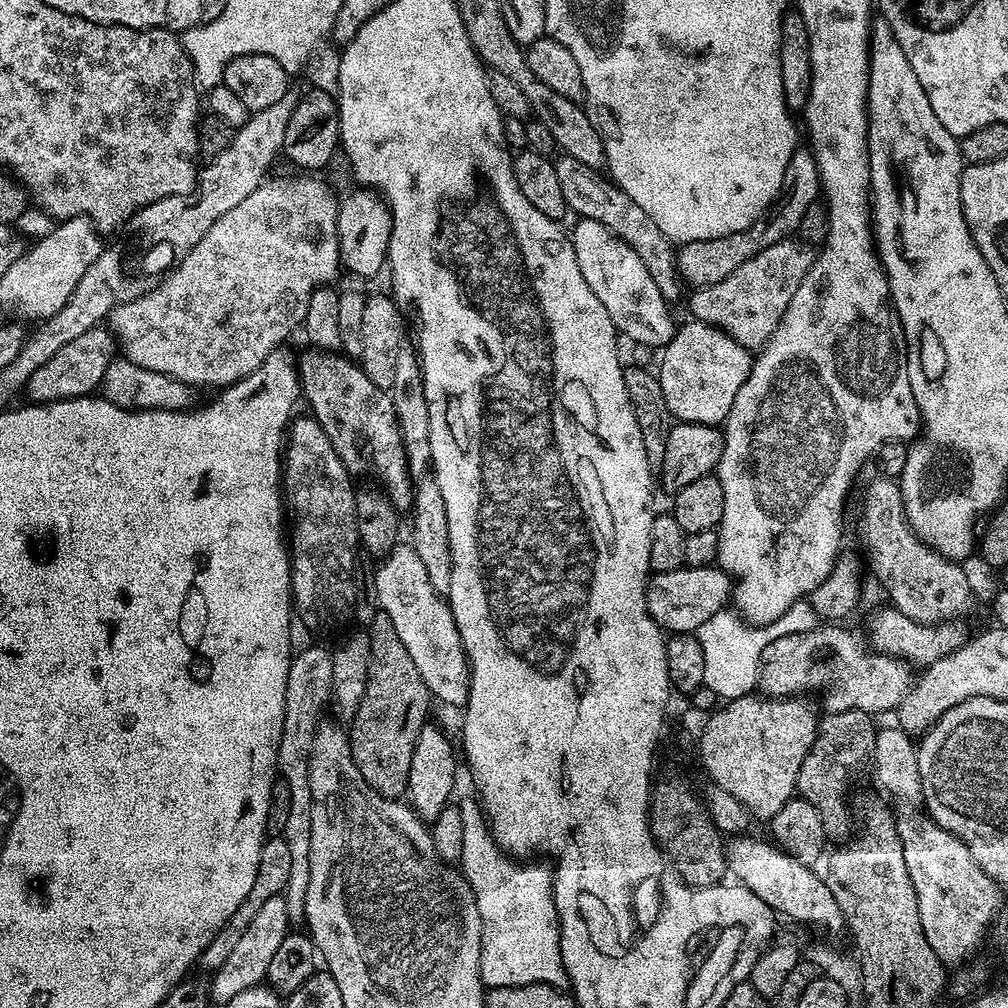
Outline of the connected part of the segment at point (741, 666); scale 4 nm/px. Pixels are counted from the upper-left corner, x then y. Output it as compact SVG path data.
M807 599L794 601L790 610L782 614L782 618L763 626L749 624L732 610L714 614L710 622L702 622L702 626L694 633L702 646L702 655L706 658L704 686L712 690L724 702L749 695L757 687L760 679L760 665L770 645L786 634L805 632L817 627L817 624L818 617Z

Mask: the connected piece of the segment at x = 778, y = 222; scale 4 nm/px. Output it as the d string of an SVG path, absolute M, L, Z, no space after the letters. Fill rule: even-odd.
M797 150L786 166L786 174L788 175L786 194L781 195L776 203L746 230L738 234L726 234L722 238L710 238L702 242L679 245L676 254L676 271L685 285L692 284L693 289L714 286L714 282L722 282L722 278L730 278L730 274L734 274L734 270L738 270L742 262L750 262L754 254L762 254L766 246L774 246L778 242L796 236L806 210L810 210L810 206L817 203L822 196L820 175L811 151Z

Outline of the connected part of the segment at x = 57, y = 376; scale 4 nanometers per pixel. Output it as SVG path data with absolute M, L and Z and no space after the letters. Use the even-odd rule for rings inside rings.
M107 327L86 330L86 334L74 338L74 342L66 342L66 346L46 362L46 366L34 370L26 385L27 399L34 404L53 404L59 400L93 395L103 385L106 370L117 352L116 338Z

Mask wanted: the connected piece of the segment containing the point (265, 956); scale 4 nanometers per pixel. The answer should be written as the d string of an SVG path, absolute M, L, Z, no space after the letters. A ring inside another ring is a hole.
M283 895L269 898L262 905L262 910L254 914L254 922L246 926L246 934L242 934L240 941L234 945L230 958L226 958L226 962L222 962L222 966L211 977L211 999L215 1003L217 1000L217 1005L223 1006L230 1002L230 998L238 998L238 994L263 985L270 970L270 961L274 959L274 953L278 950L282 938L286 938L289 931L290 921Z

